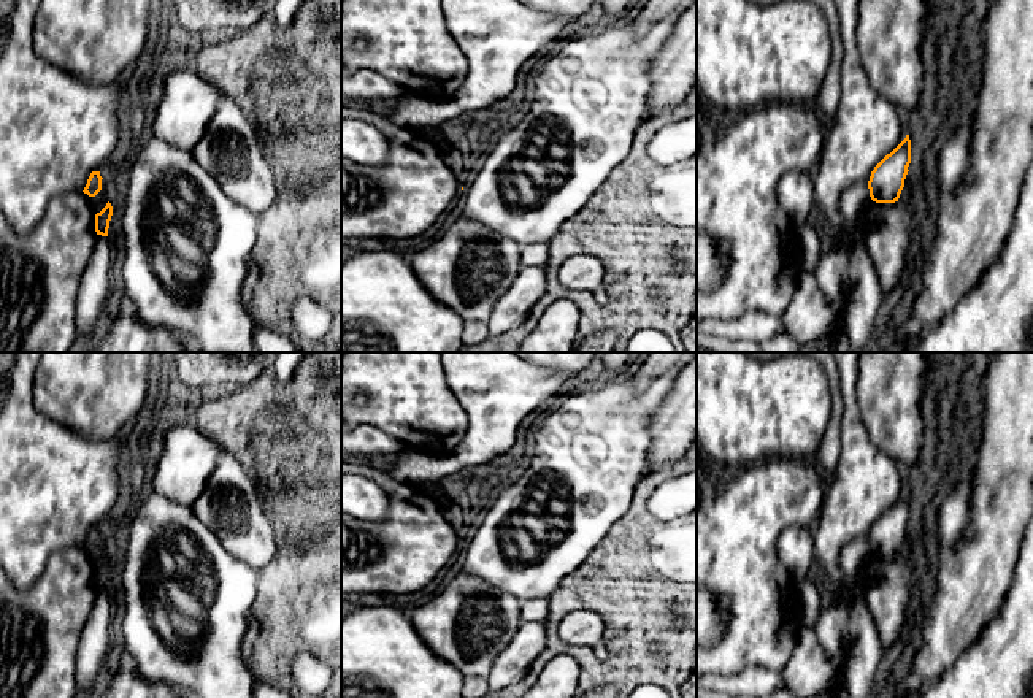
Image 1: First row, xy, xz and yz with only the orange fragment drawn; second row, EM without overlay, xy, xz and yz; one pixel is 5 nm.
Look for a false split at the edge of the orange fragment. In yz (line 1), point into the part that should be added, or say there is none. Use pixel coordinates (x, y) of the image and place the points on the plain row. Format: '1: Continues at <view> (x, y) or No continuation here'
1: No continuation here

